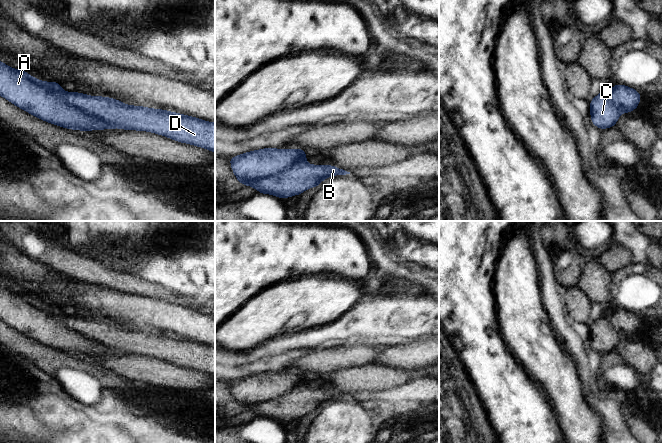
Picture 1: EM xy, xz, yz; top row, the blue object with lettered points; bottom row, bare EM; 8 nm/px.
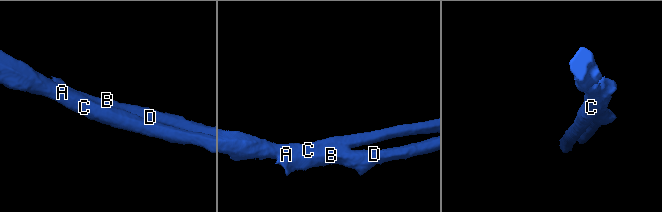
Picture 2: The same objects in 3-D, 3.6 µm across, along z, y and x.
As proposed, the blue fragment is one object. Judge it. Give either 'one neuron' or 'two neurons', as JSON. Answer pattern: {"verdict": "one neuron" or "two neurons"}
{"verdict": "two neurons"}

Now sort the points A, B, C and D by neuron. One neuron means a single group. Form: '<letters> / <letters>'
A C / B D

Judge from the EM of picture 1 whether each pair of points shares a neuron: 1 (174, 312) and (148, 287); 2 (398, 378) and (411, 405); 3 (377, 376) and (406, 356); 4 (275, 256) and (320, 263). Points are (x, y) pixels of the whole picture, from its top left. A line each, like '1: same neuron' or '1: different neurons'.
1: different neurons
2: different neurons
3: different neurons
4: same neuron

